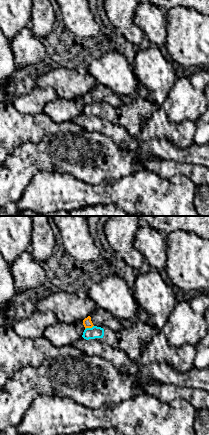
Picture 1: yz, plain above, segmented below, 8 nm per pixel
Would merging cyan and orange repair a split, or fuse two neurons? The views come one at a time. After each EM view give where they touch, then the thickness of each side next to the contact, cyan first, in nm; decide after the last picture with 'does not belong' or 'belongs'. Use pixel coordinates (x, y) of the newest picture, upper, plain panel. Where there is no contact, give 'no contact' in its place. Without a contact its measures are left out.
contact (89, 104); calibres 100 and 70 nm

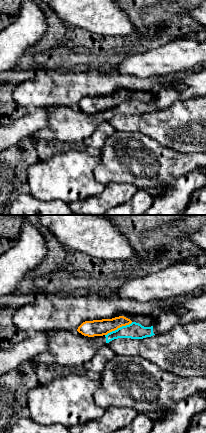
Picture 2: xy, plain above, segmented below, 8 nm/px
contact (118, 104); calibres 130 and 130 nm

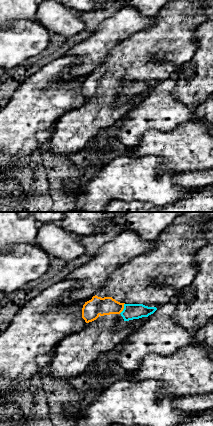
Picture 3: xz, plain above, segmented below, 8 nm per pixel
contact (124, 84); calibres 130 and 150 nm

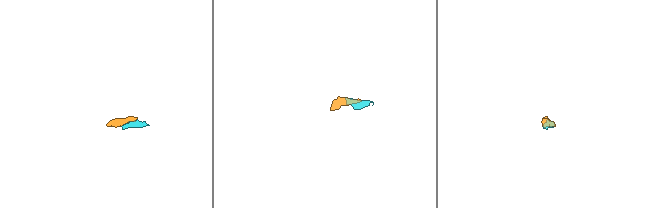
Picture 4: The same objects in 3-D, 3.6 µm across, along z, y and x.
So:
does not belong

